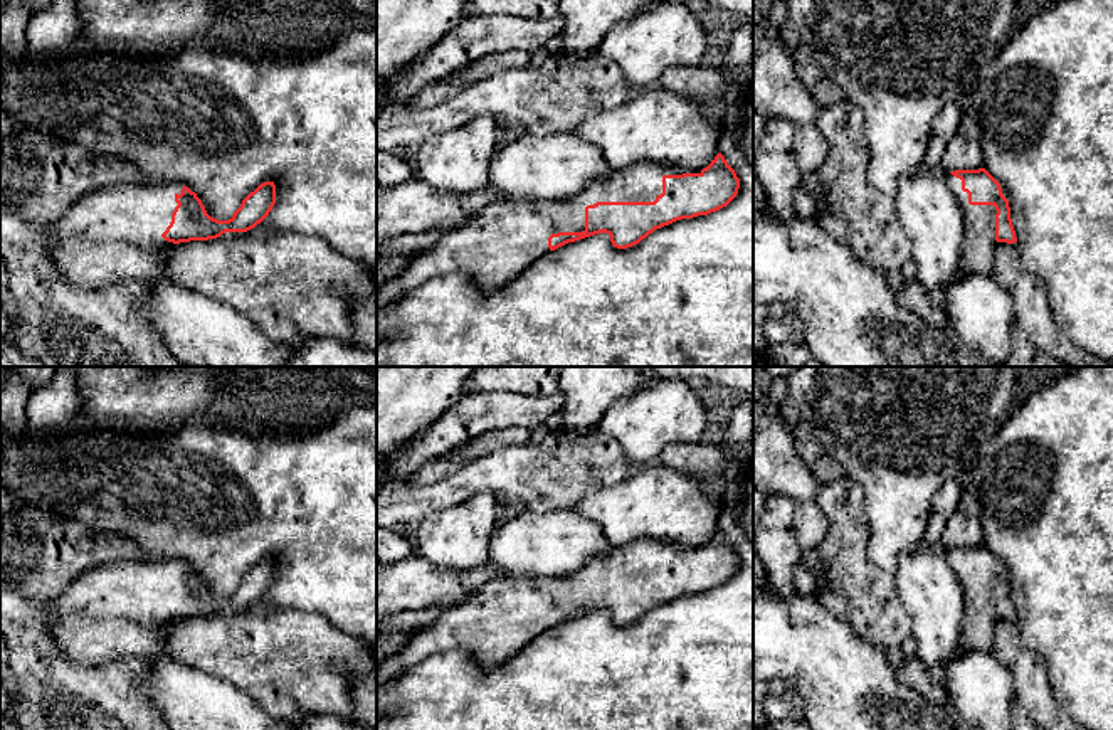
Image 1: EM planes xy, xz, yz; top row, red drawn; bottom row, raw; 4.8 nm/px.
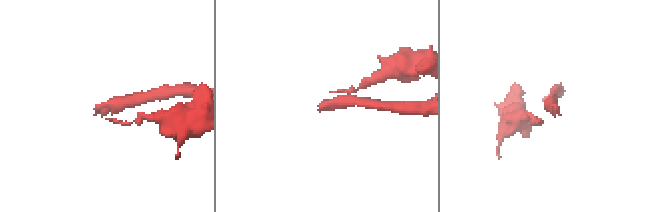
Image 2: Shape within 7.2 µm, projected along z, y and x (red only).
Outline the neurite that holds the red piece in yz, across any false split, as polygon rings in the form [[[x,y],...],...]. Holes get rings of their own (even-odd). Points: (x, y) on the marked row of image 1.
[[[985,168],[945,172],[943,180],[963,215],[965,272],[992,276],[994,247],[1017,242],[1005,187]]]

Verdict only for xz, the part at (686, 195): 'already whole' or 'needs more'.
needs more

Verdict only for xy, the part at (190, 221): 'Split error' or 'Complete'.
Split error

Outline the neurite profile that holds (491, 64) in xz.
[[[530,52],[489,54],[447,76],[446,79],[424,87],[409,101],[407,108],[414,111],[434,108],[456,96],[462,89],[477,84],[501,71],[528,67],[530,59]]]

